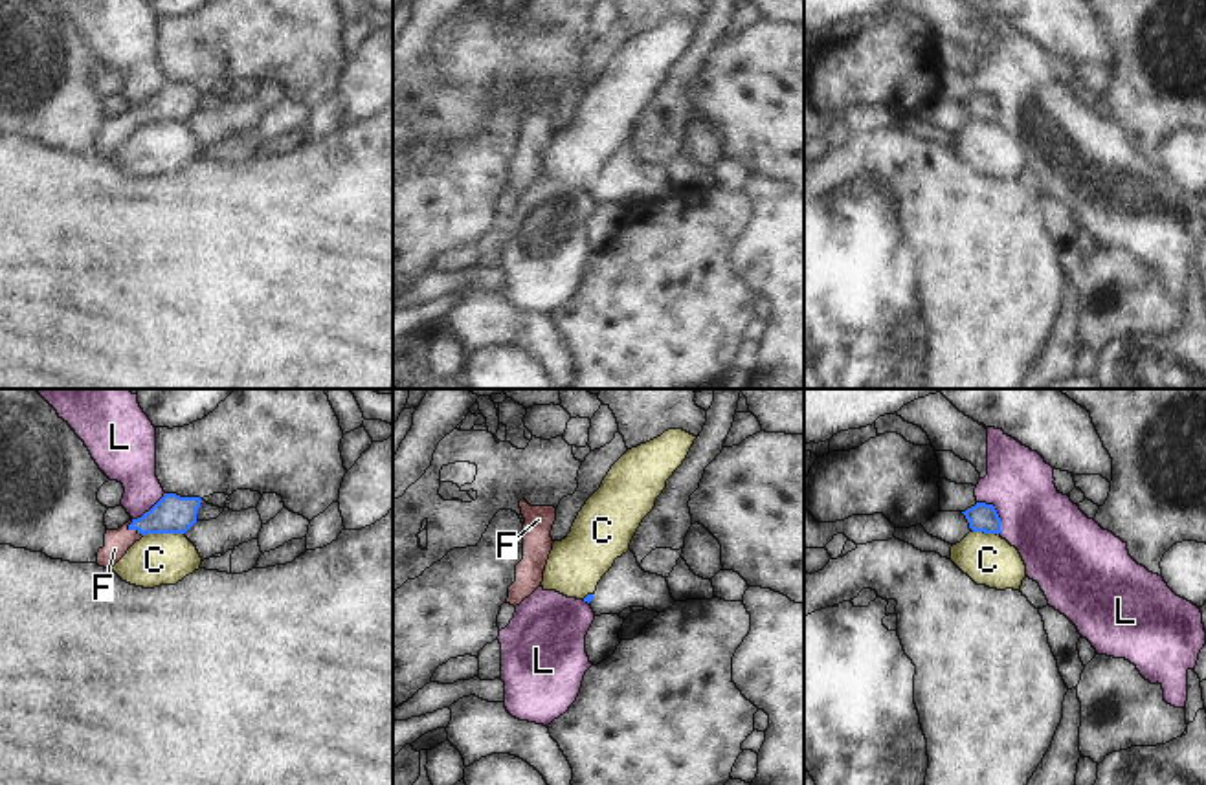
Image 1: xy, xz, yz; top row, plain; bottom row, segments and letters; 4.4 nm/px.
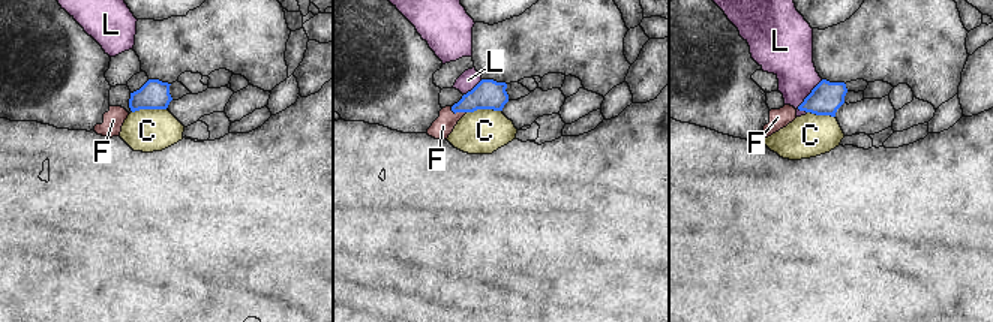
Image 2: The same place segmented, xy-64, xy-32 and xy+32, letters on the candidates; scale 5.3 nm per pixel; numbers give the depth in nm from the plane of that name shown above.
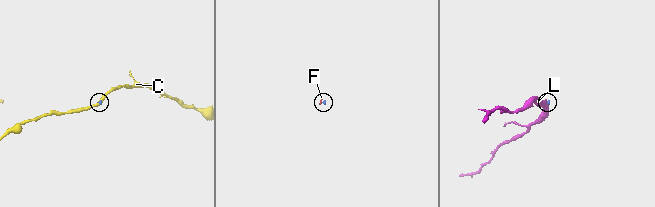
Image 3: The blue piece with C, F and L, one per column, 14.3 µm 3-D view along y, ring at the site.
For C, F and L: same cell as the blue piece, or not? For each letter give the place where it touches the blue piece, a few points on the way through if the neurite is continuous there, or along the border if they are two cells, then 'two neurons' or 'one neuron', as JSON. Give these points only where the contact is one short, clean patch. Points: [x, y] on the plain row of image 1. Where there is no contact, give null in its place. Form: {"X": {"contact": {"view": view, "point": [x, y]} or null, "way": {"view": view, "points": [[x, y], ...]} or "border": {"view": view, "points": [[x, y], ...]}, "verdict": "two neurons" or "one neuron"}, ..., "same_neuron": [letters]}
{"C": {"contact": {"view": "xy", "point": [164, 121]}, "border": {"view": "xy", "points": [[184, 121], [147, 121], [144, 125]]}, "verdict": "two neurons"}, "F": {"contact": {"view": "xy", "point": [133, 118]}, "way": {"view": "xy", "points": [[173, 103], [133, 118], [118, 131]]}, "verdict": "one neuron"}, "L": {"contact": {"view": "yz", "point": [995, 101]}, "border": {"view": "yz", "points": [[977, 90], [993, 96], [999, 107], [999, 123]]}, "verdict": "two neurons"}, "same_neuron": ["F"]}

